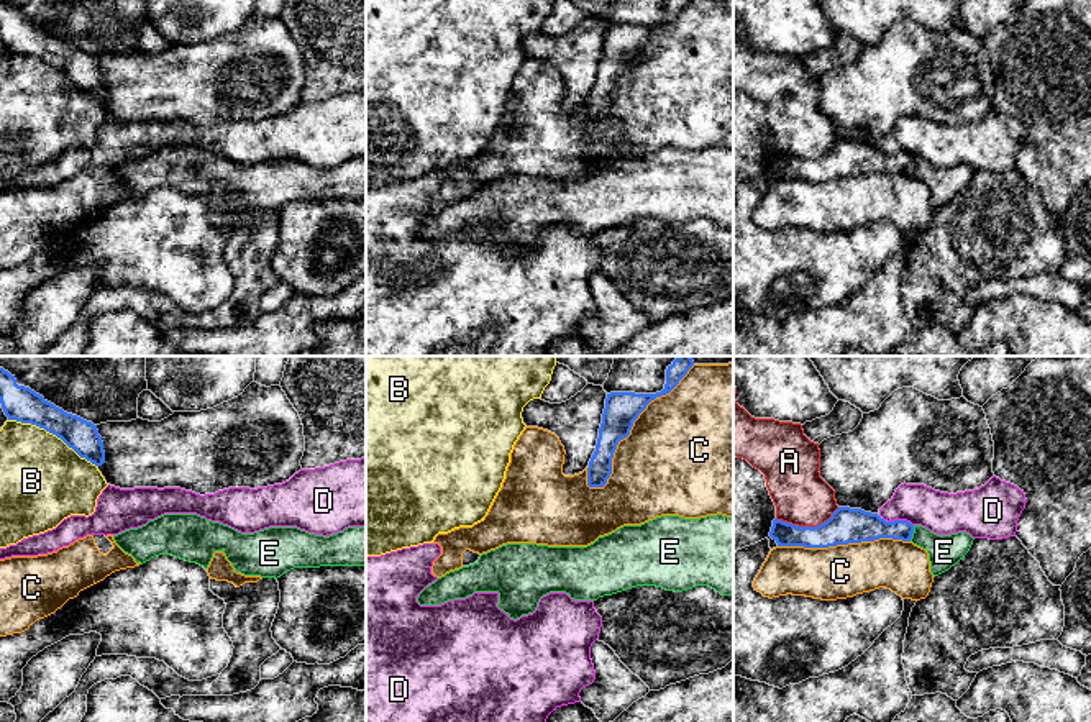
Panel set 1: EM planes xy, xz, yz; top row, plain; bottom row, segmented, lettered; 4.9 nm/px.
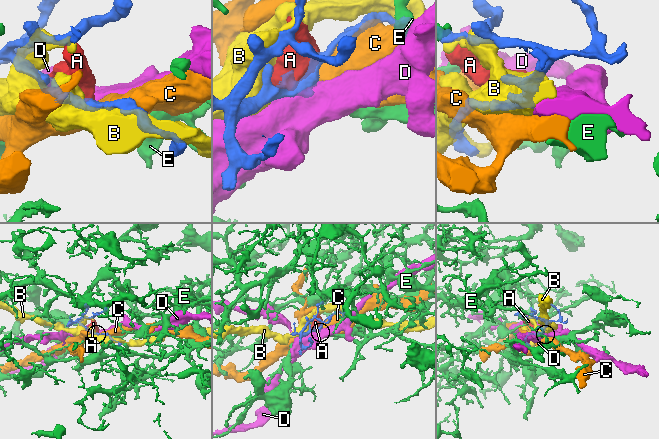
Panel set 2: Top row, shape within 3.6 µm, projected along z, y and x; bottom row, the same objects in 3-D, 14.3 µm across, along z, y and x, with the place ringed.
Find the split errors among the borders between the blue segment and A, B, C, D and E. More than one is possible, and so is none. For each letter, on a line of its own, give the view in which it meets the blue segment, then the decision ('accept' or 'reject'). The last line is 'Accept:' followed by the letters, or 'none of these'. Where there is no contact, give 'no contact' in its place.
A: yz | reject
B: xy | reject
C: xz | reject
D: yz | reject
E: yz | accept
Accept: E

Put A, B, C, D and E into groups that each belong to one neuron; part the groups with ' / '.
A D / B / C / E

